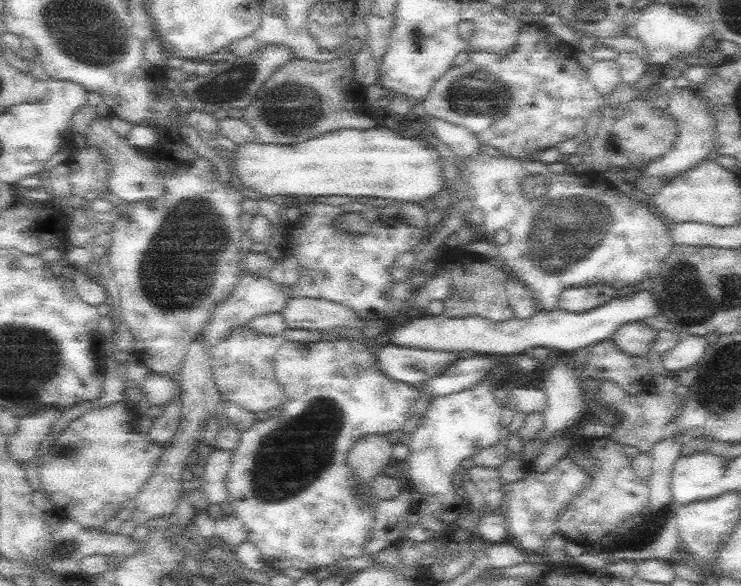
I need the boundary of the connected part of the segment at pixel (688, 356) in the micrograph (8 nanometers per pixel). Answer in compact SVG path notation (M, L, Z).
M688 334L680 336L678 344L664 355L661 355L664 367L677 375L682 369L692 369L703 358L712 339L709 336Z

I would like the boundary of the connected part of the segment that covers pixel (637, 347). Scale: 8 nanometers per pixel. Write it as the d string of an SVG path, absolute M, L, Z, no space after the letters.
M642 321L628 322L618 329L611 339L630 355L644 356L648 351L654 348L654 339L656 339L658 330Z

